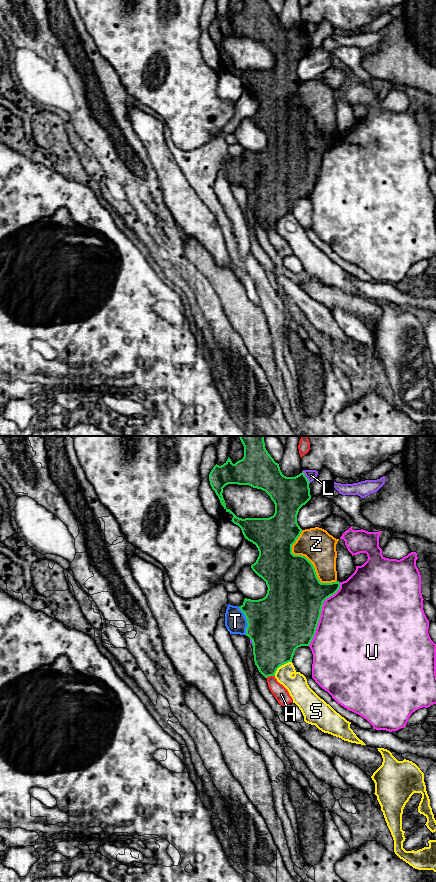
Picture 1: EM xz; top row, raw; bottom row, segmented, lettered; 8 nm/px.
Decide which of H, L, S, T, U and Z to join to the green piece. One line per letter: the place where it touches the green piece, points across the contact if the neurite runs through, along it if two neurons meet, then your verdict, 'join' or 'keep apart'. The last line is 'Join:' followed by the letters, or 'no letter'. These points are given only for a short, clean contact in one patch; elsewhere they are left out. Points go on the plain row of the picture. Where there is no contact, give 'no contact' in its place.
H: meets green in xz at (270, 227); keep apart
L: meets green in xz at (306, 29); keep apart
S: meets green in xz at (281, 217); keep apart
T: meets green in xz at (247, 173); runs through xz (278, 176), (247, 173), (235, 173); join
U: meets green in xz at (320, 165); keep apart
Z: meets green in xz at (308, 112); keep apart
Join: T

